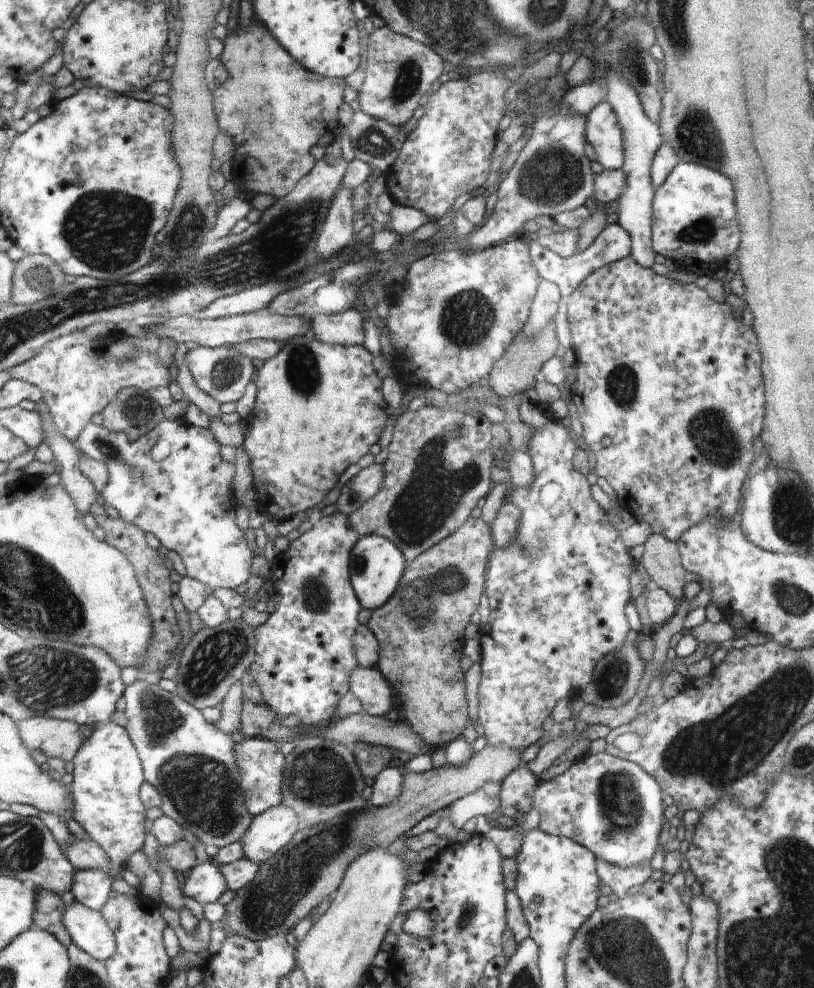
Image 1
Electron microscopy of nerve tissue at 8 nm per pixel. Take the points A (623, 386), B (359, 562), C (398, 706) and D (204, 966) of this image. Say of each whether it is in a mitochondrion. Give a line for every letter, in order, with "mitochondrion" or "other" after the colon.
A: mitochondrion
B: mitochondrion
C: other
D: other

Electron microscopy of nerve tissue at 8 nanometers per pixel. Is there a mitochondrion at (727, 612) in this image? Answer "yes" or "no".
no

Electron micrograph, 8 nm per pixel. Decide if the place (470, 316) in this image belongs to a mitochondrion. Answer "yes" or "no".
yes

